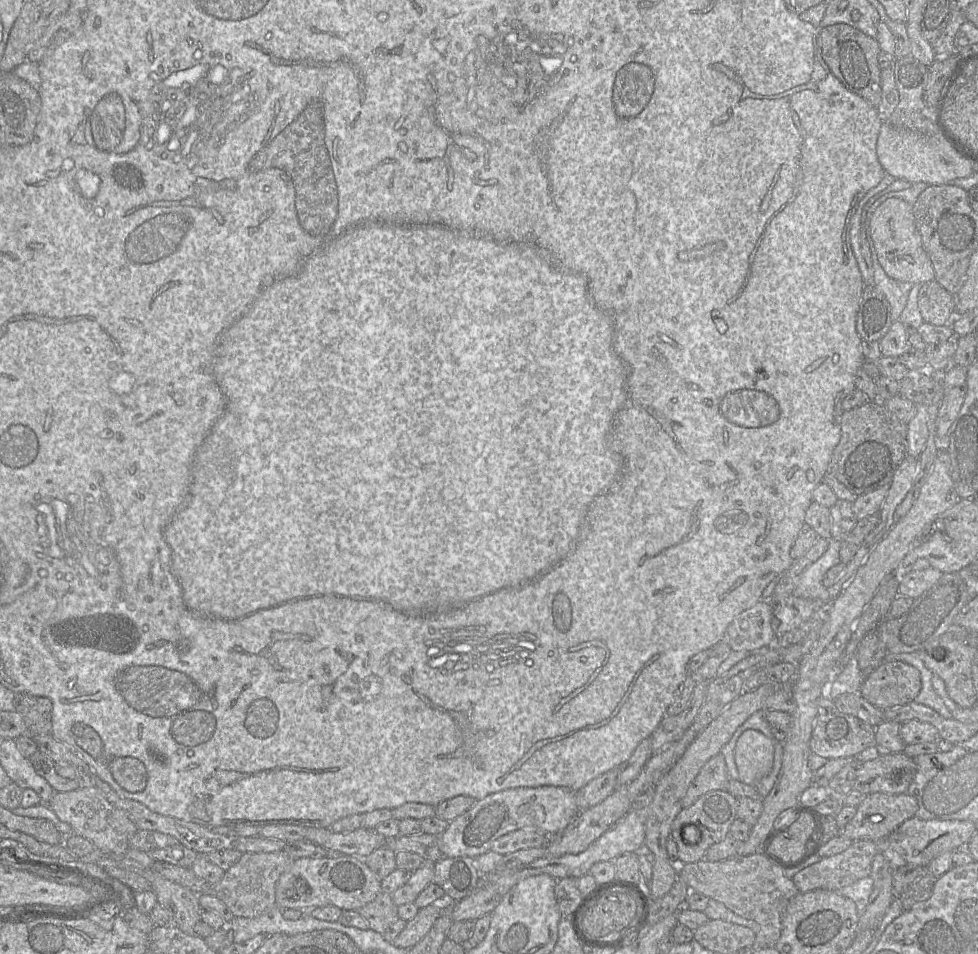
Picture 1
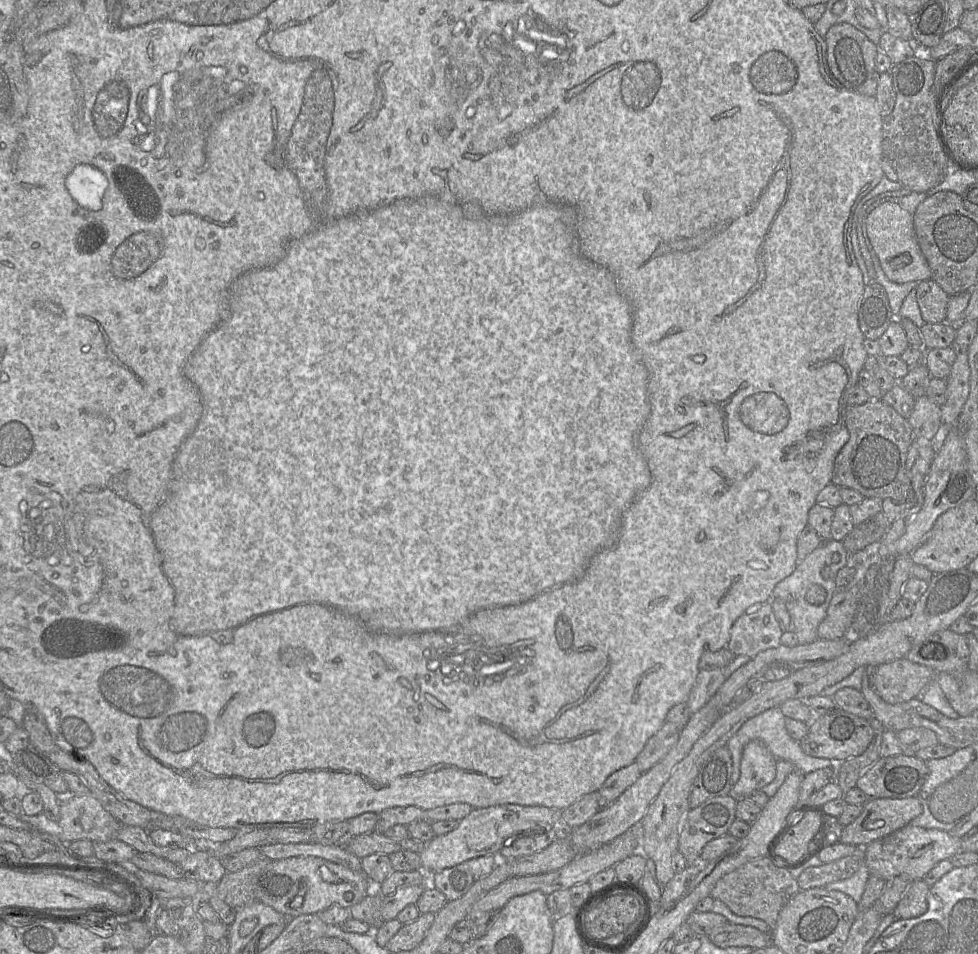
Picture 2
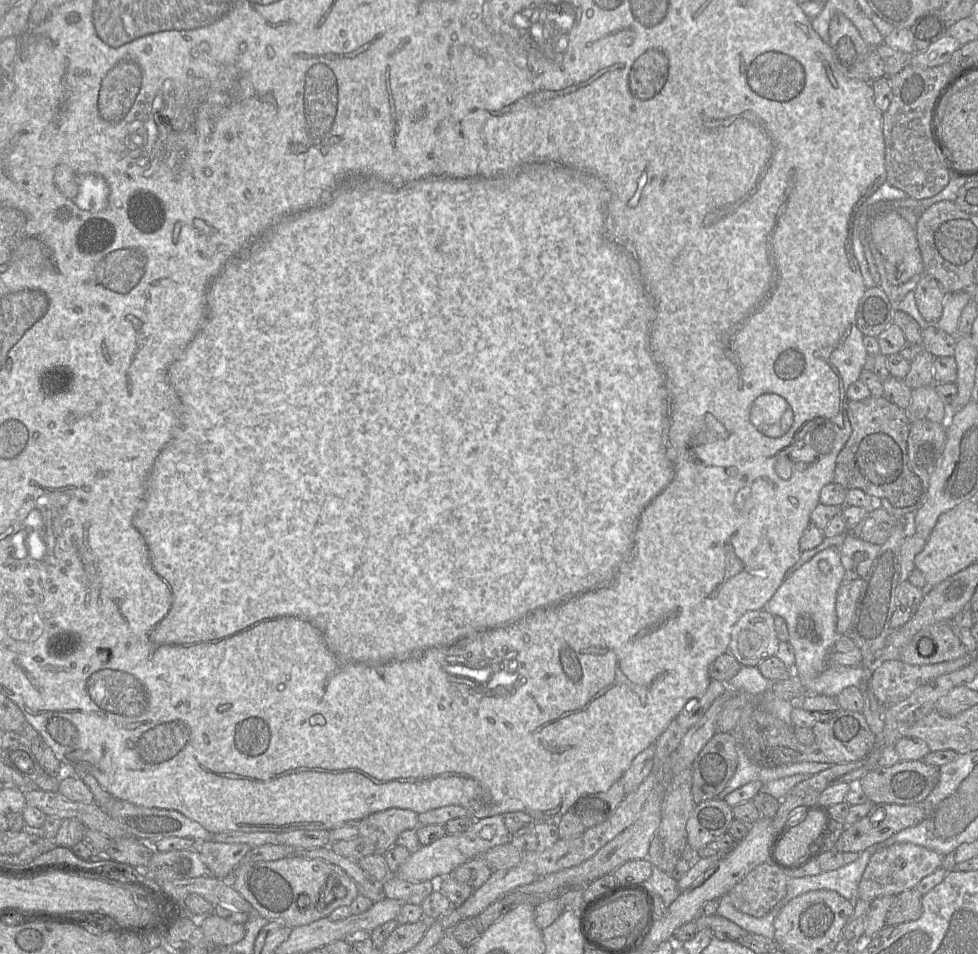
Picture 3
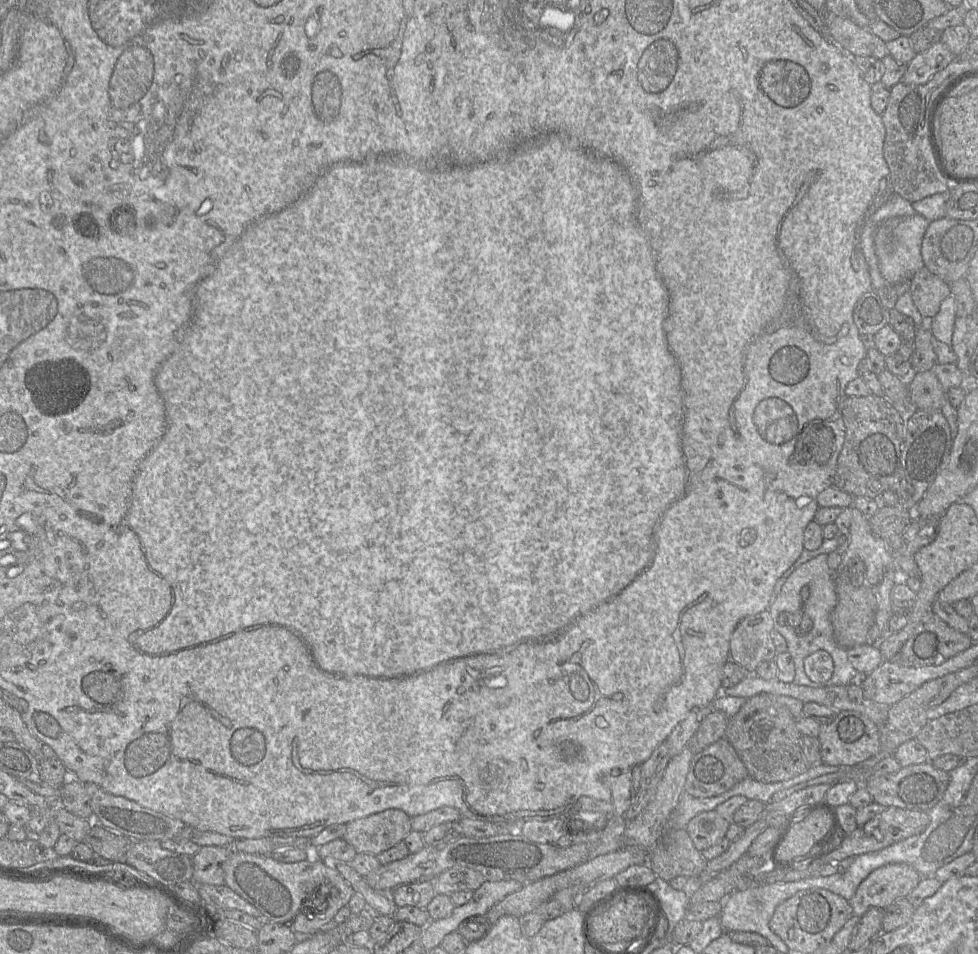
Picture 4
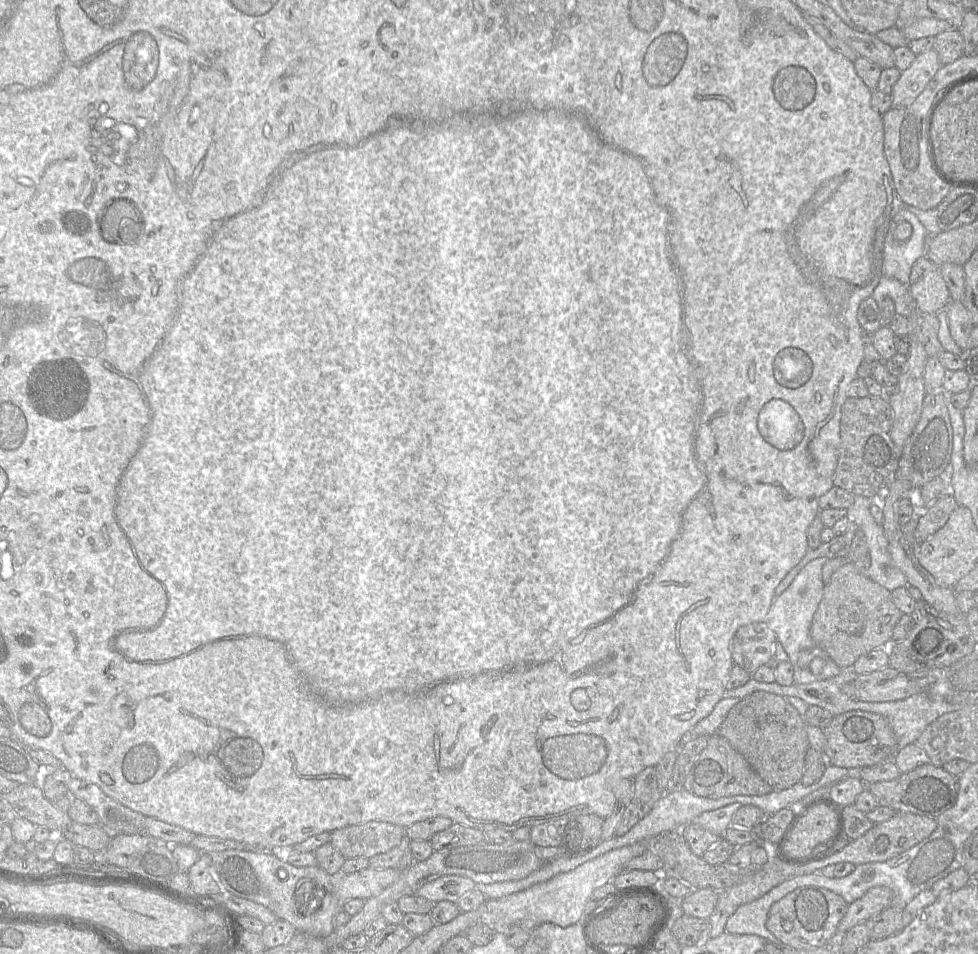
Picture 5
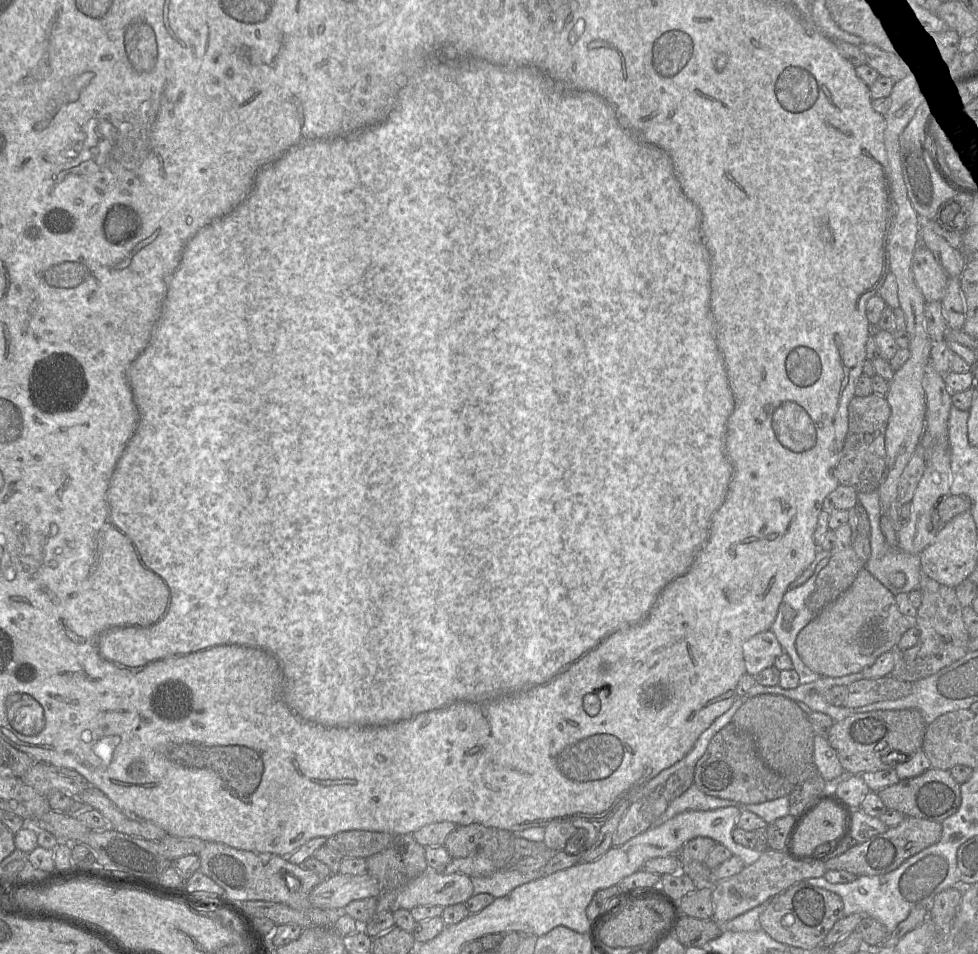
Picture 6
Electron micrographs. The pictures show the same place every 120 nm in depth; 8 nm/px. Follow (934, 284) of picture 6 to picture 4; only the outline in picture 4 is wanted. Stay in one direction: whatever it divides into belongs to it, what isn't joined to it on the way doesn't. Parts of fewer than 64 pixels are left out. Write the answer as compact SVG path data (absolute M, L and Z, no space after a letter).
M925 266L911 279L909 292L914 305L926 321L938 313L942 301L951 295L949 285Z

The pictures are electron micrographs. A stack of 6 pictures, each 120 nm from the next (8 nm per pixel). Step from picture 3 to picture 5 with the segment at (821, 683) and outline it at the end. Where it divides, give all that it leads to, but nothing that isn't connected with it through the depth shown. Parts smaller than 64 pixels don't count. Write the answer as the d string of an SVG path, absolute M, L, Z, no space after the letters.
M819 557L808 562L789 587L771 604L765 622L777 636L789 656L794 670L793 684L801 685L837 676L842 669L812 640L810 627L813 616L824 595L822 568L828 558Z

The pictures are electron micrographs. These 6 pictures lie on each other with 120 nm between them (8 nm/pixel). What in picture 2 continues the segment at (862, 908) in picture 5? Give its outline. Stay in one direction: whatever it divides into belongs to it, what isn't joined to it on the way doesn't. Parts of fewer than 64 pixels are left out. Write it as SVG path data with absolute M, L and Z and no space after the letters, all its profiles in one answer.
M906 825L903 828L864 847L865 864L869 874L885 881L896 876L907 876L911 880L922 879L937 863L949 859L960 851L961 838L951 836L939 829L925 829Z

